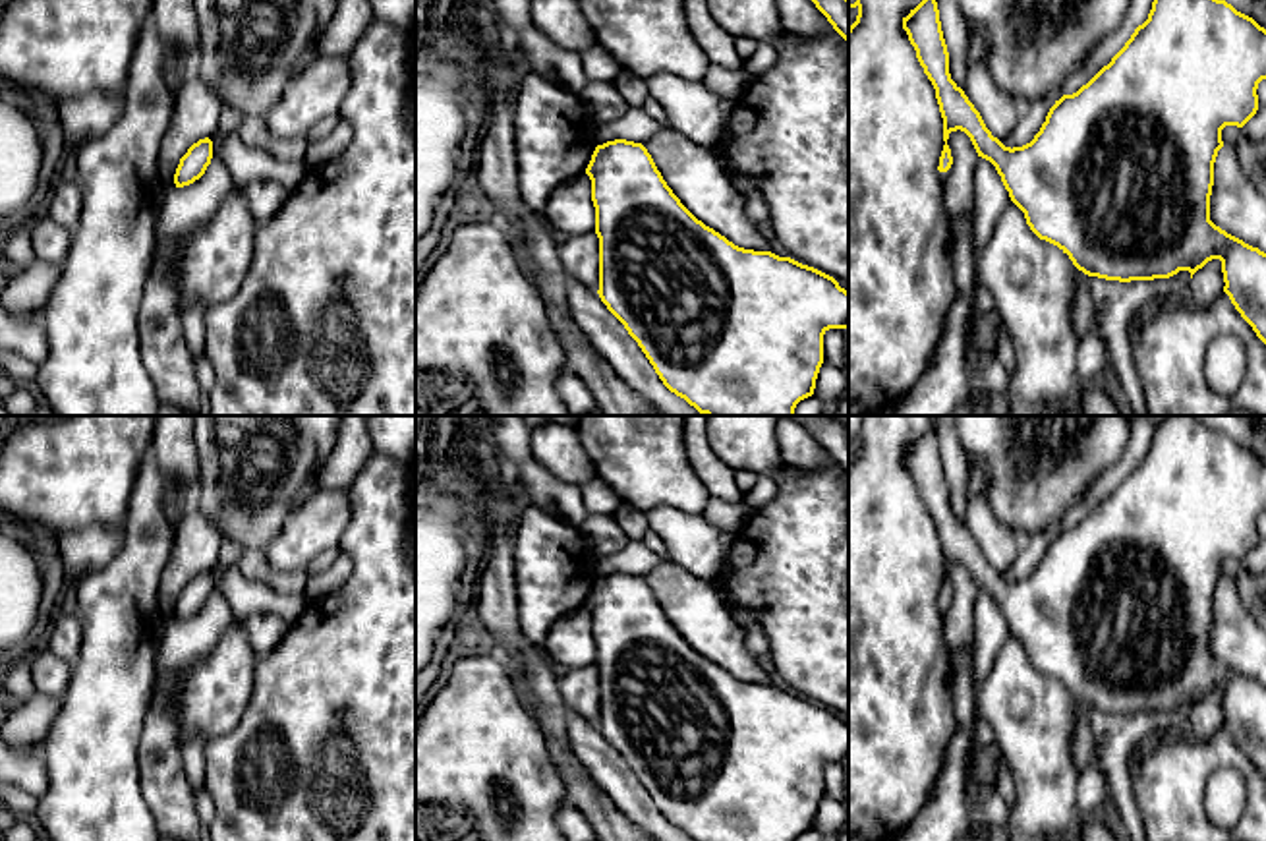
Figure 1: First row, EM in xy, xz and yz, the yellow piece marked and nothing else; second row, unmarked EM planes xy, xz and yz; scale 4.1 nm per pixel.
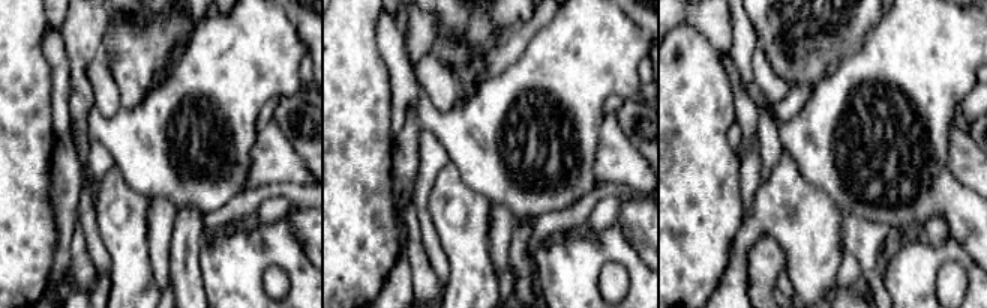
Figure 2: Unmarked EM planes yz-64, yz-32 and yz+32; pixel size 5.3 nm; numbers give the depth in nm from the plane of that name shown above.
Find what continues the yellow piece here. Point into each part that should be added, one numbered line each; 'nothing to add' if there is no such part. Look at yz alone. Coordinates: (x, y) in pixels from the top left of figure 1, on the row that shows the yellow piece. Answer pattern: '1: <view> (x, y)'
nothing to add

